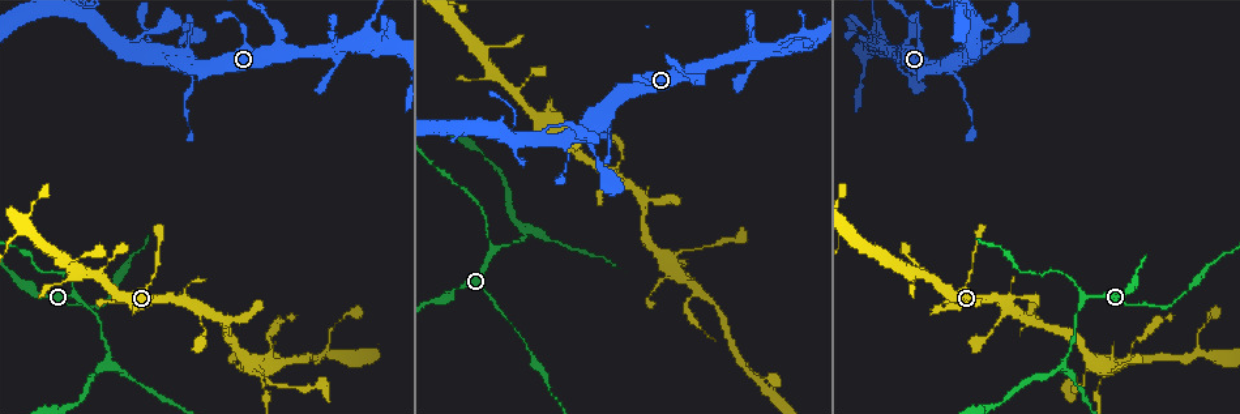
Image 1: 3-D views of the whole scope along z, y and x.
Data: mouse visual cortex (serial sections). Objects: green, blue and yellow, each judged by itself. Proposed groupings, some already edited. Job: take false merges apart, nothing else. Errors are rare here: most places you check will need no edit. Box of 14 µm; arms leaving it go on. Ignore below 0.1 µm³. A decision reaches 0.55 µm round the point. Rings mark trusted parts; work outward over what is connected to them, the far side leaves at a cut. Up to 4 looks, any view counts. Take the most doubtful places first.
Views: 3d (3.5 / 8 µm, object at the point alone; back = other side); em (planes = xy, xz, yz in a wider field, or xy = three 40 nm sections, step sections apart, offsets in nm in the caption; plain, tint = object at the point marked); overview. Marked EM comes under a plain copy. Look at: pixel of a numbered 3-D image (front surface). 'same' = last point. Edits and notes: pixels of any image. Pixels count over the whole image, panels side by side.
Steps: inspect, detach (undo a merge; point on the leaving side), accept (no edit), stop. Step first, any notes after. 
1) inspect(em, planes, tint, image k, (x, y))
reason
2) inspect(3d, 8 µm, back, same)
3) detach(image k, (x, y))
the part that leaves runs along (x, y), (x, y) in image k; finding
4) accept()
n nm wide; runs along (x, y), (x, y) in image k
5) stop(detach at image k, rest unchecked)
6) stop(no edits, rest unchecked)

inspect(3d, 3.5 µm, image 1, (490, 253))
arms part here

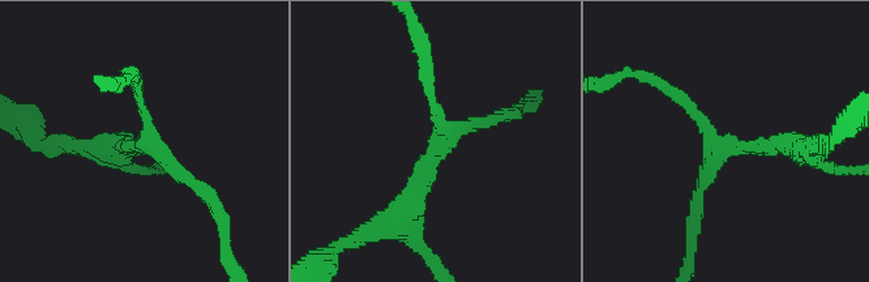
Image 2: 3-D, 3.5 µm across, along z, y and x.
inspect(em, xy, step 1, tint, image 2, (722, 146))
3 arms; arms of 150, 150, 250 nm

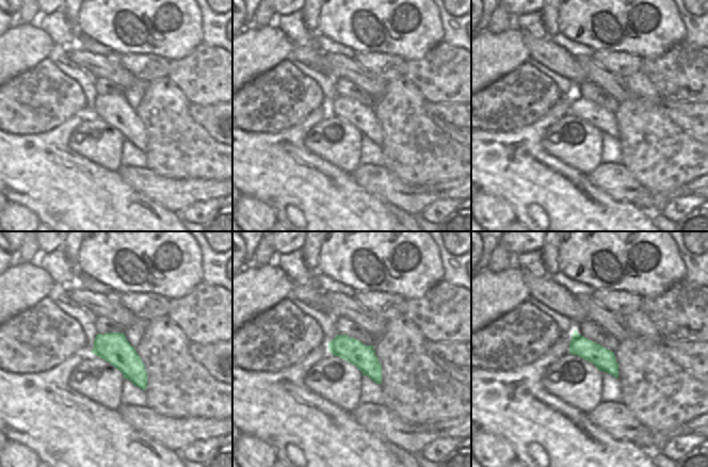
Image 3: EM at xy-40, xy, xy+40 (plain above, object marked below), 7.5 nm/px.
accept()
180 nm wide; runs along (399, 218), (432, 148), (504, 115) in image 2; continuous, no second cell

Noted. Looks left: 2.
inspect(3d, 8 µm, image 1, (527, 228))
a fork

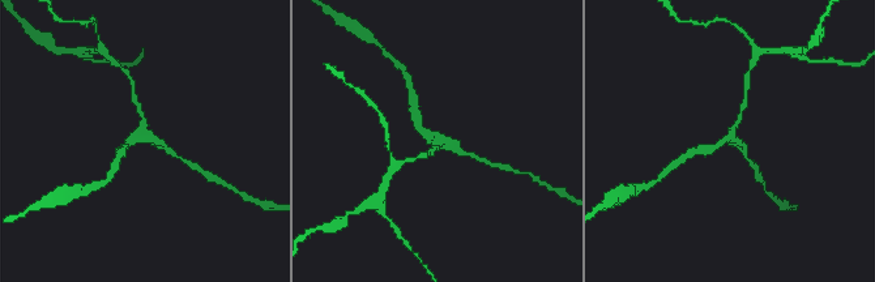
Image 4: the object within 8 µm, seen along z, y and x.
inspect(em, xy, step 1, tint, image 4, (732, 131))
3 arms; arms of 200, 200, 250 nm

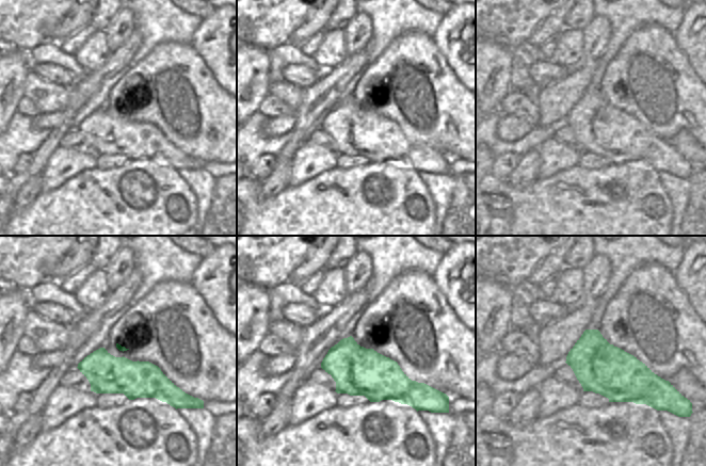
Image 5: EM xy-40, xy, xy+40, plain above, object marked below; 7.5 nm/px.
accept()
runs along (745, 99), (731, 135), (707, 149) in image 4; continuous, no second cell

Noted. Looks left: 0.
stop(no edits, rest unchecked)

